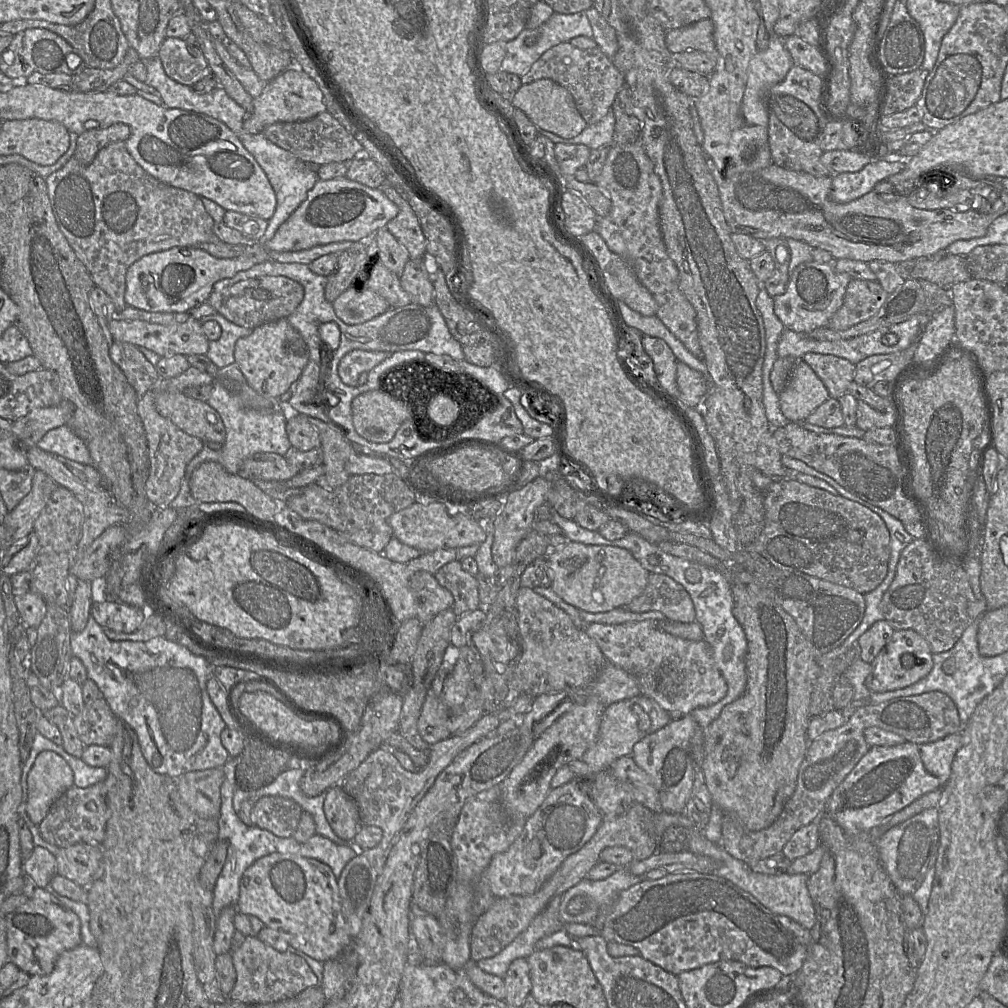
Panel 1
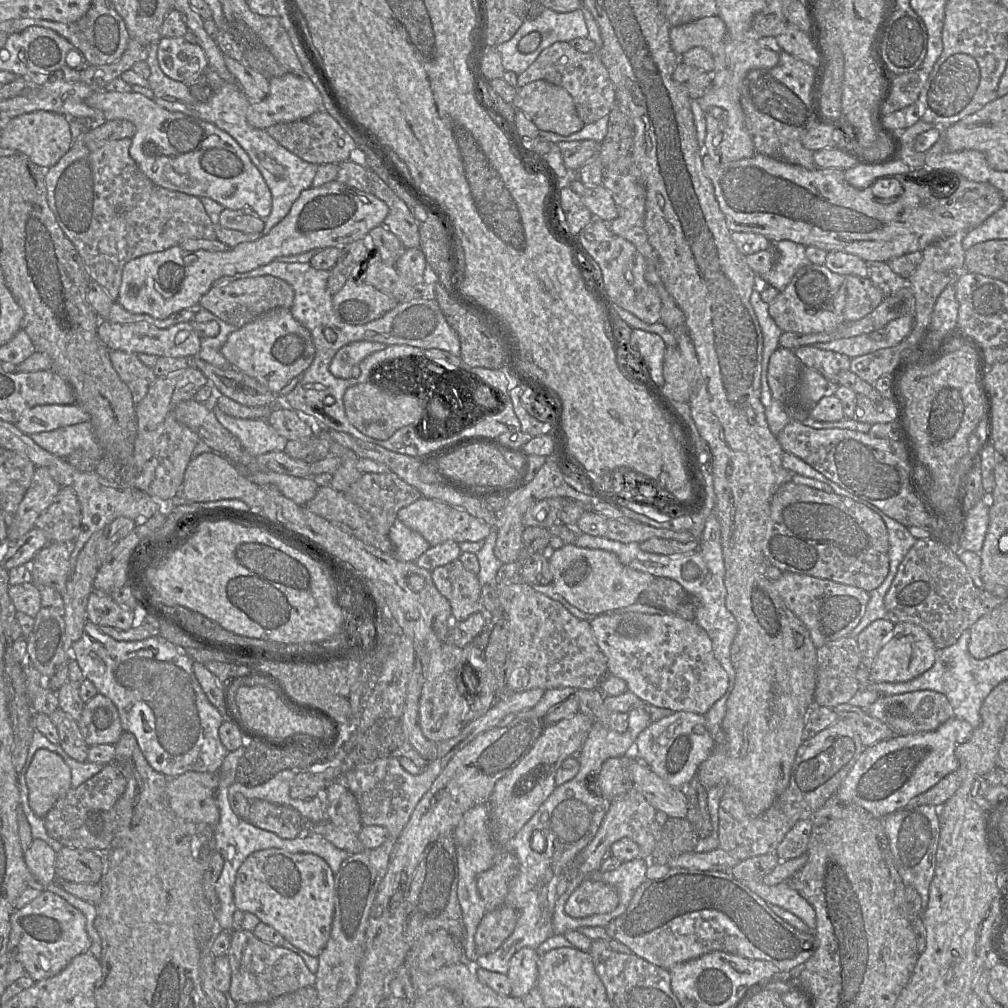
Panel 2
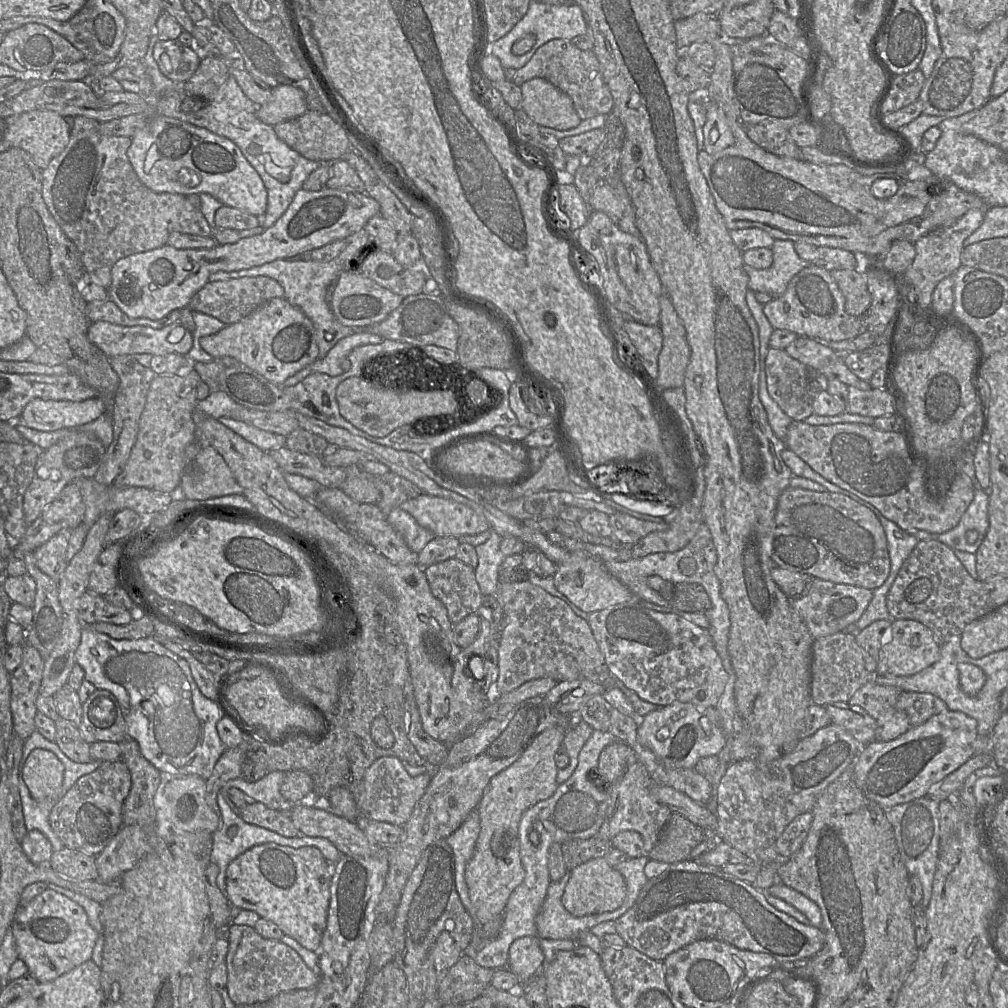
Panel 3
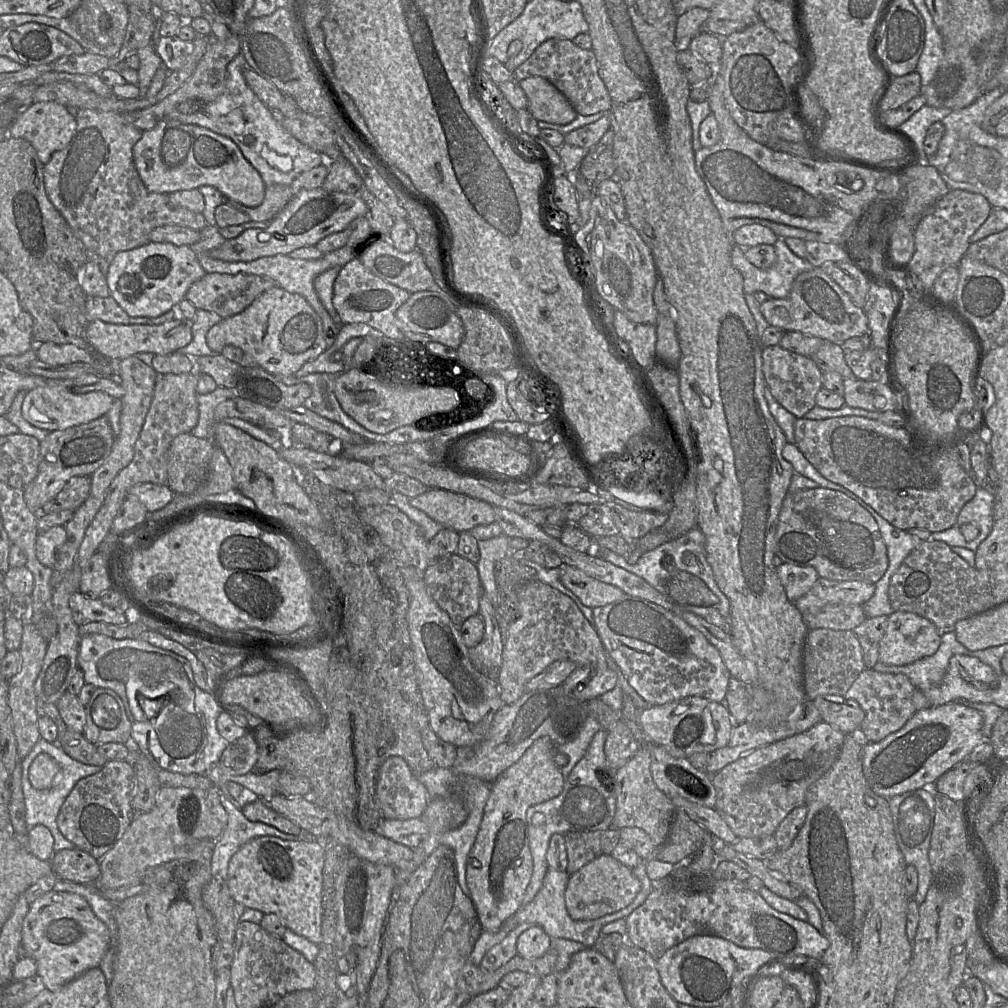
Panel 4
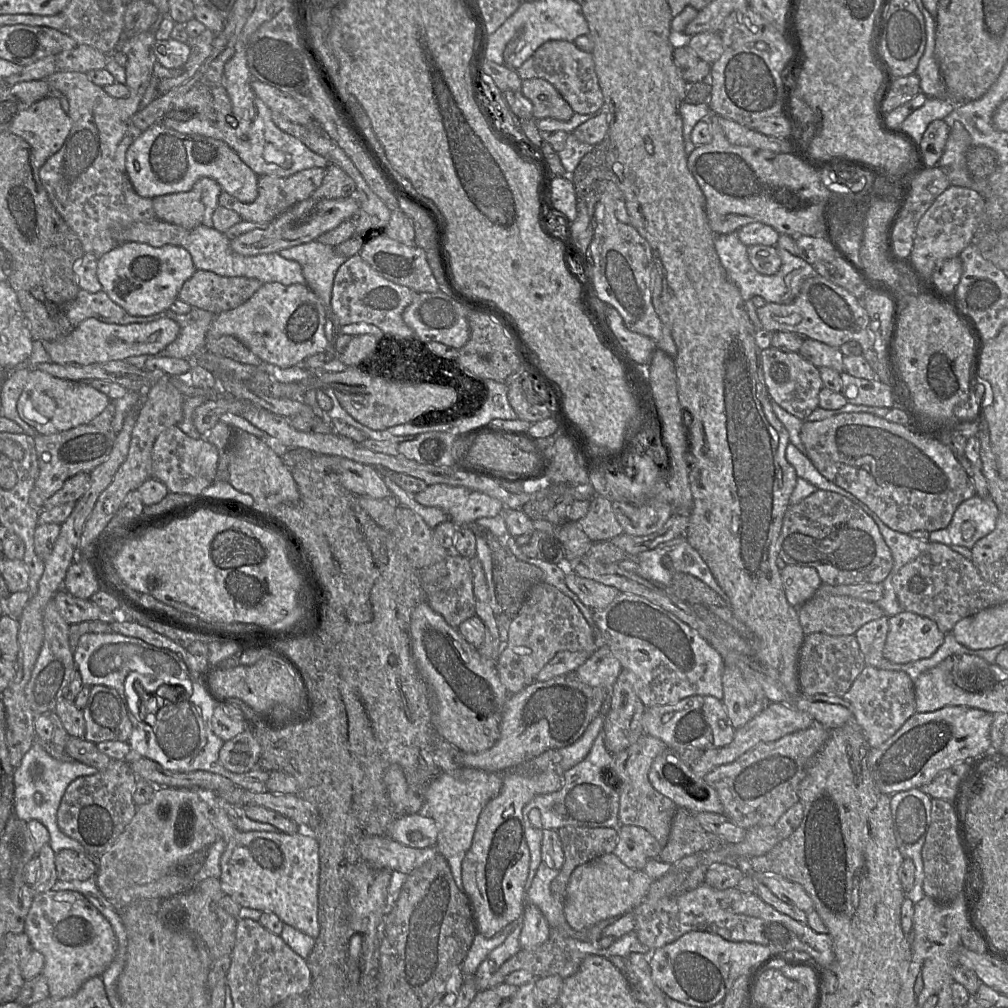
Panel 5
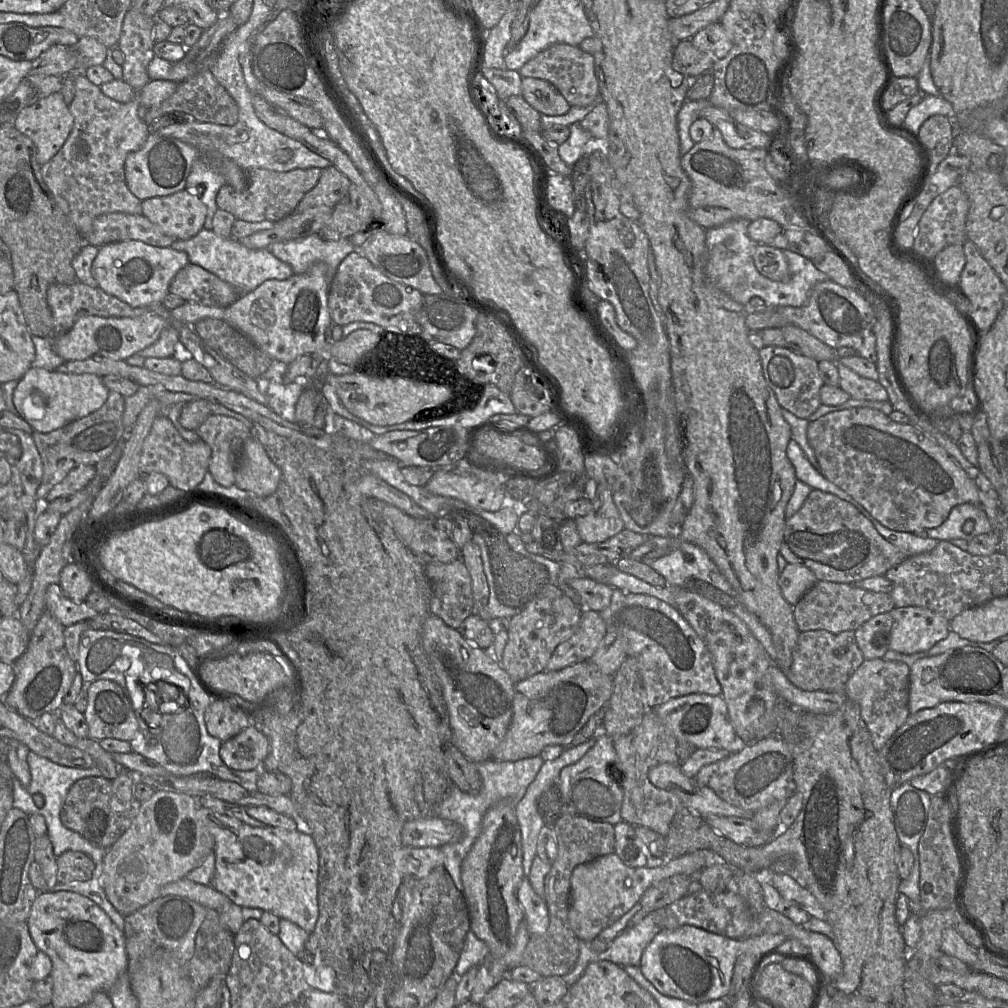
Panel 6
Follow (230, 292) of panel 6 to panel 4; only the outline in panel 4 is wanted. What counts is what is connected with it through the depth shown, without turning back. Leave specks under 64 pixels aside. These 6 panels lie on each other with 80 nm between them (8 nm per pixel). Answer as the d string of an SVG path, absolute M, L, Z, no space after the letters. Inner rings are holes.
M206 273L191 284L186 292L185 299L197 310L214 312L221 318L228 318L244 311L259 295L273 287L278 287L278 285L268 276Z

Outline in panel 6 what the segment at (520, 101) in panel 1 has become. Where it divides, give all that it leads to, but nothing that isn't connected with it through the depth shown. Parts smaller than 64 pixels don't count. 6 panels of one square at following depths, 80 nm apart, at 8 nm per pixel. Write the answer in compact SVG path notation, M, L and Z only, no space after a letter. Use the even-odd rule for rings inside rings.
M524 77L521 86L522 97L540 114L560 116L566 114L571 107L549 81Z

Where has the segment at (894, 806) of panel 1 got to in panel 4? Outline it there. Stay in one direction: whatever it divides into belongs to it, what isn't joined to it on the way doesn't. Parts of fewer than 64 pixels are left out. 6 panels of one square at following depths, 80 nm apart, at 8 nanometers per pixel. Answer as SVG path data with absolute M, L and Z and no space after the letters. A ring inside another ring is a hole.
M952 702L916 711L900 730L890 734L882 741L863 742L863 774L872 791L889 799L908 791L930 788L940 776L964 761L980 744L989 741L985 740L982 734L983 716L966 703L971 702Z

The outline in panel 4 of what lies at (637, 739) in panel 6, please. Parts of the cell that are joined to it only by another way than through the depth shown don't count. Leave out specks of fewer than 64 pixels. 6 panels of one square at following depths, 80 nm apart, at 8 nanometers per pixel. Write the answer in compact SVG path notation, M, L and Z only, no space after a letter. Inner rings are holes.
M641 746L631 760L616 770L614 777L610 778L616 798L612 827L618 830L626 827L639 828L647 833L656 848L659 848L667 839L676 808L654 784L650 766L650 749L648 746Z

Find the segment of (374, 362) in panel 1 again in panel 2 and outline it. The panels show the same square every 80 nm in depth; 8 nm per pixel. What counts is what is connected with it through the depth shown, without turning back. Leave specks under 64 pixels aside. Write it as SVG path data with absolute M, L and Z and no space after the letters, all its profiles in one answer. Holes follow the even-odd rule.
M357 341L342 347L331 361L329 370L336 378L350 379L360 375L359 364L386 347L379 342Z

